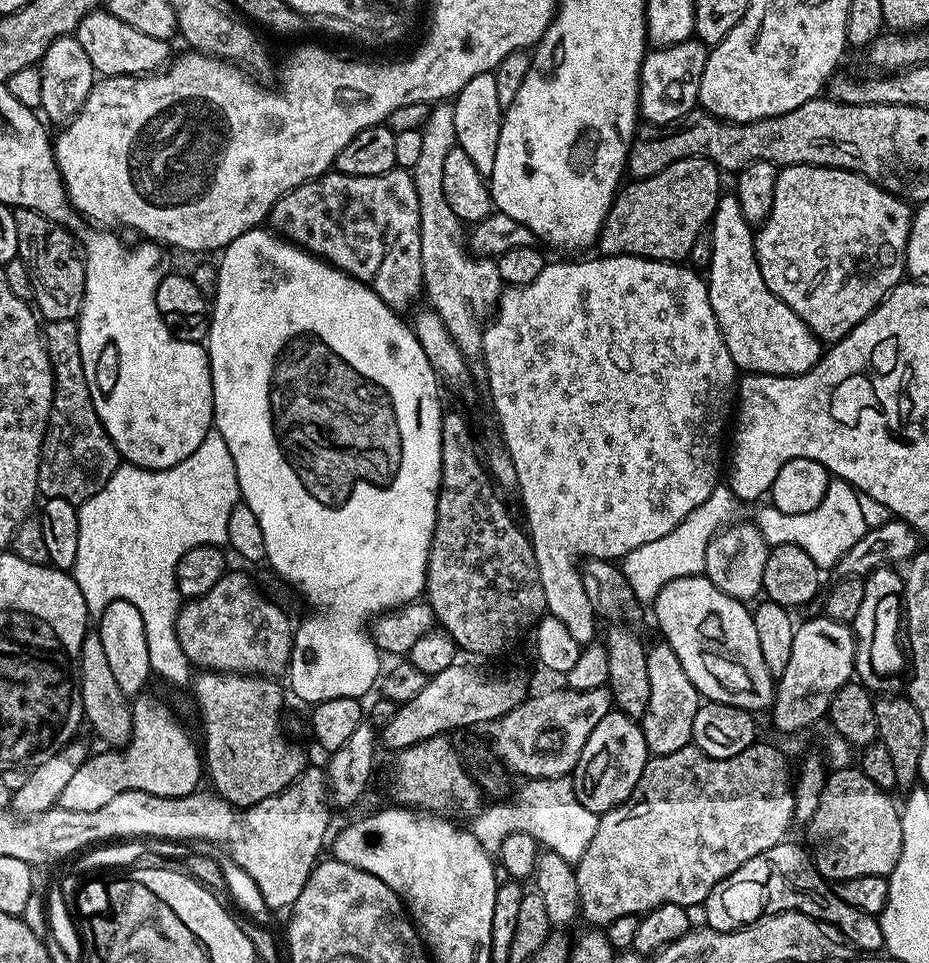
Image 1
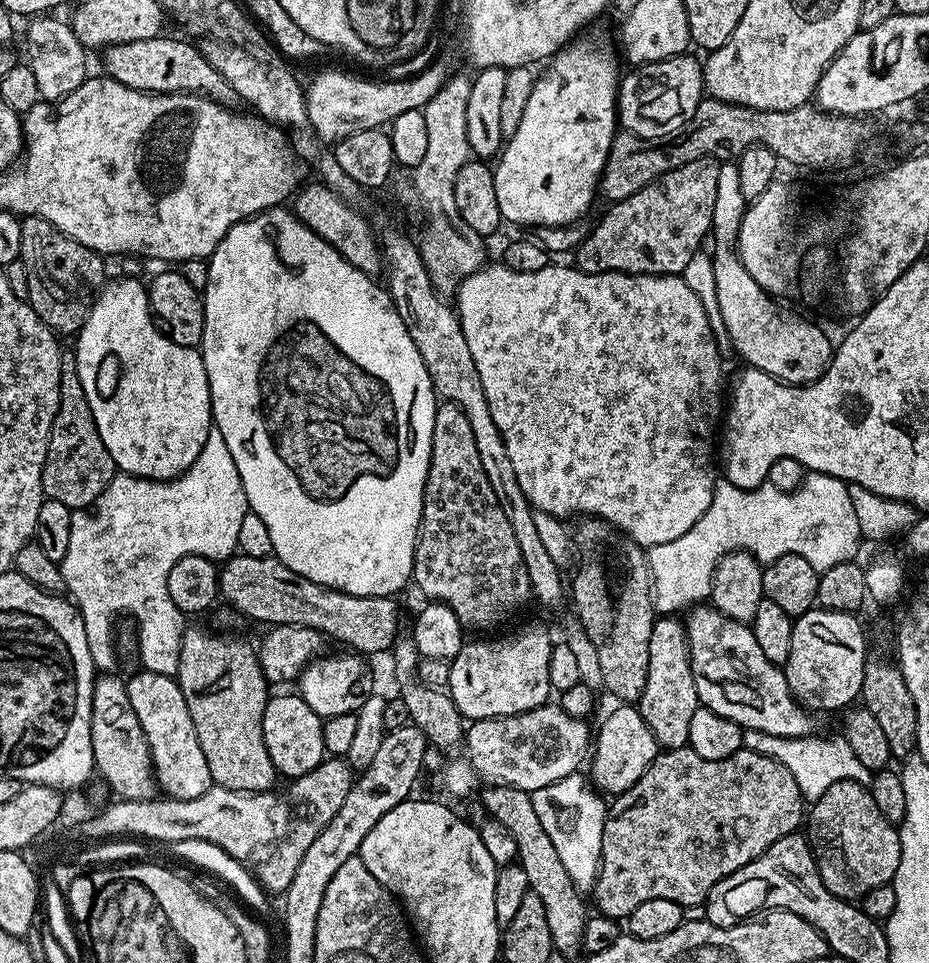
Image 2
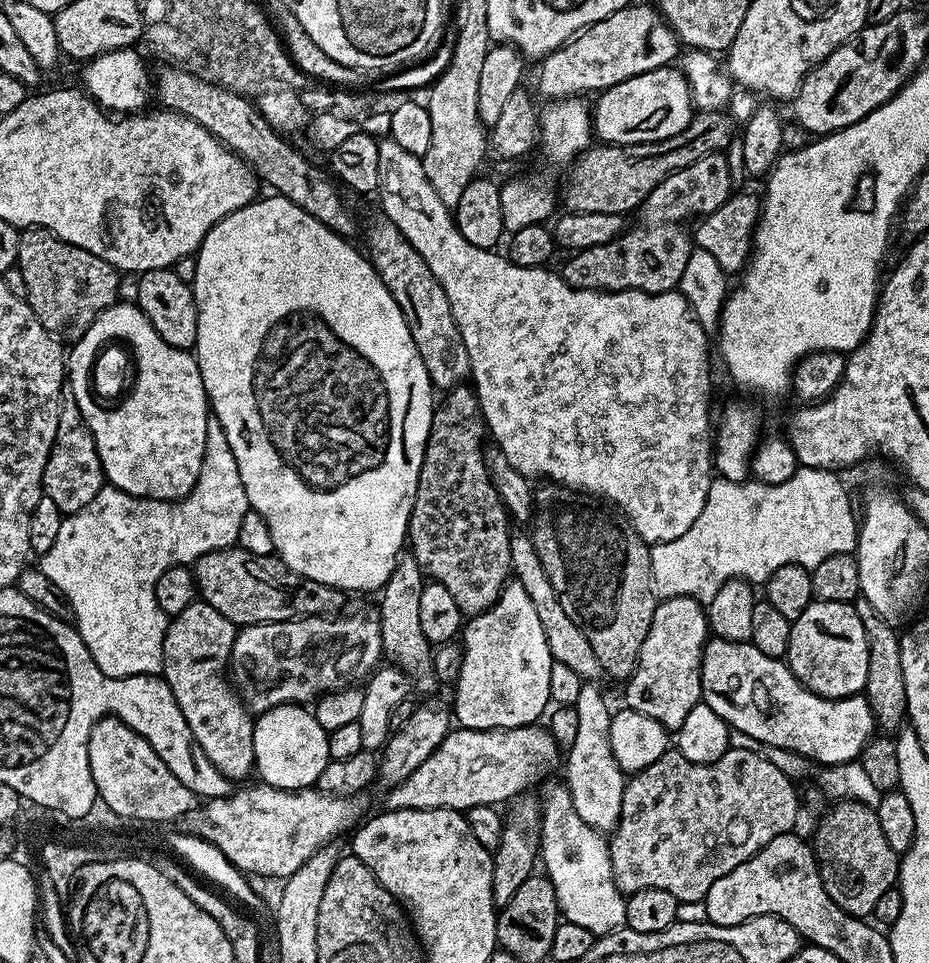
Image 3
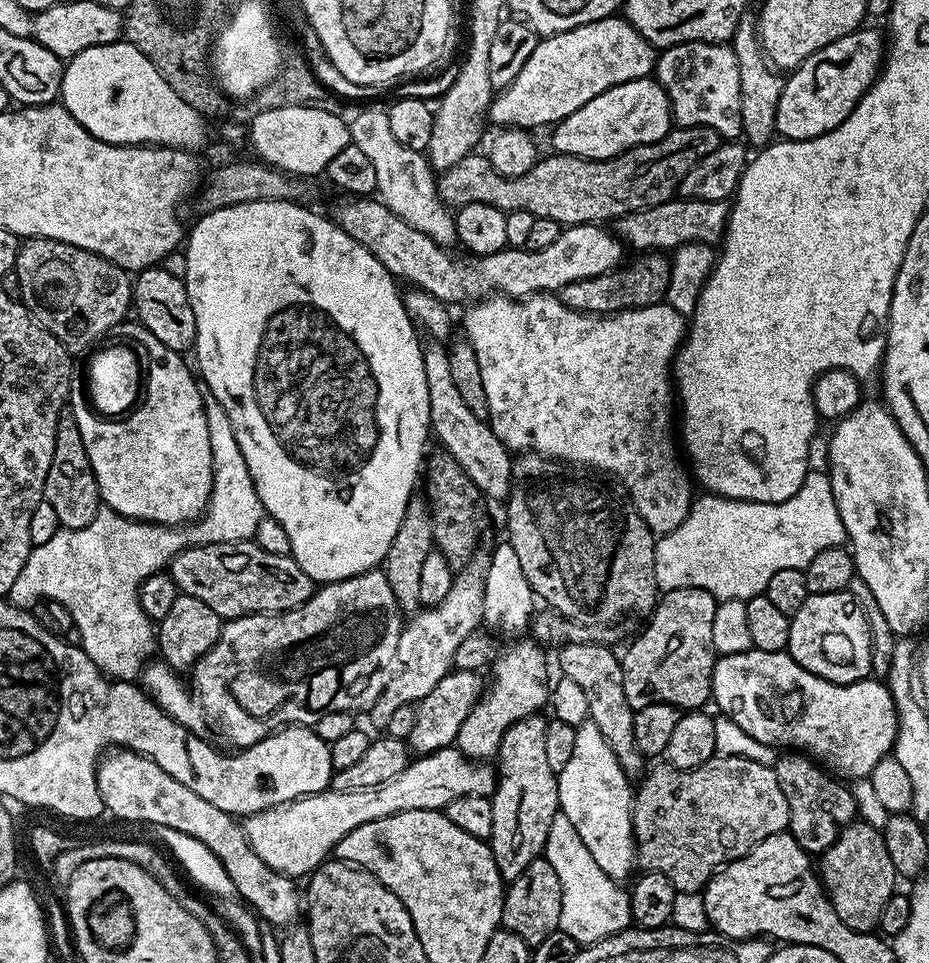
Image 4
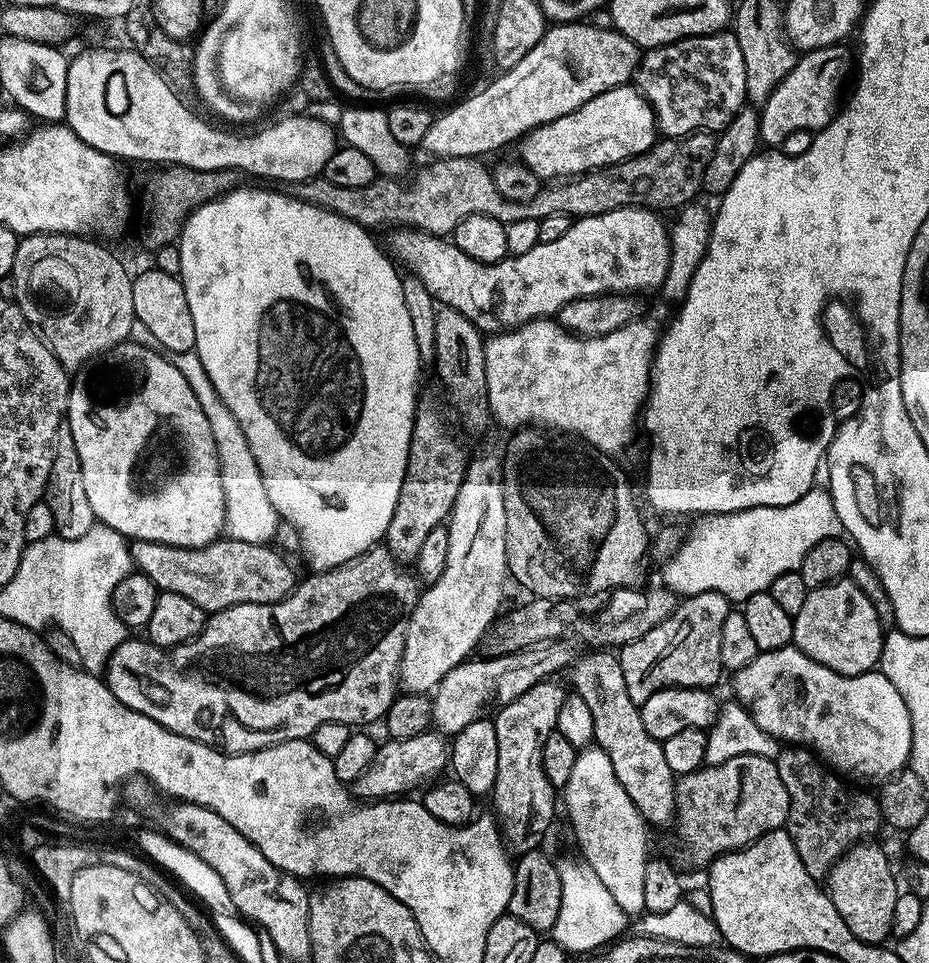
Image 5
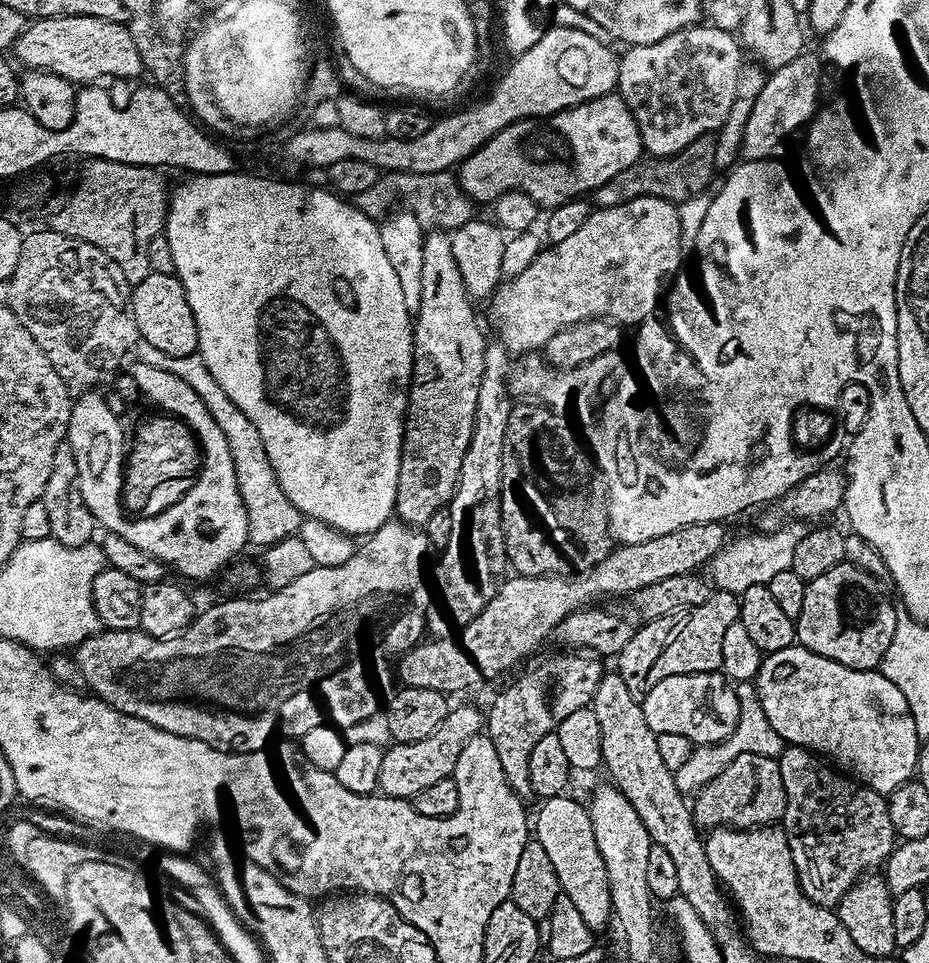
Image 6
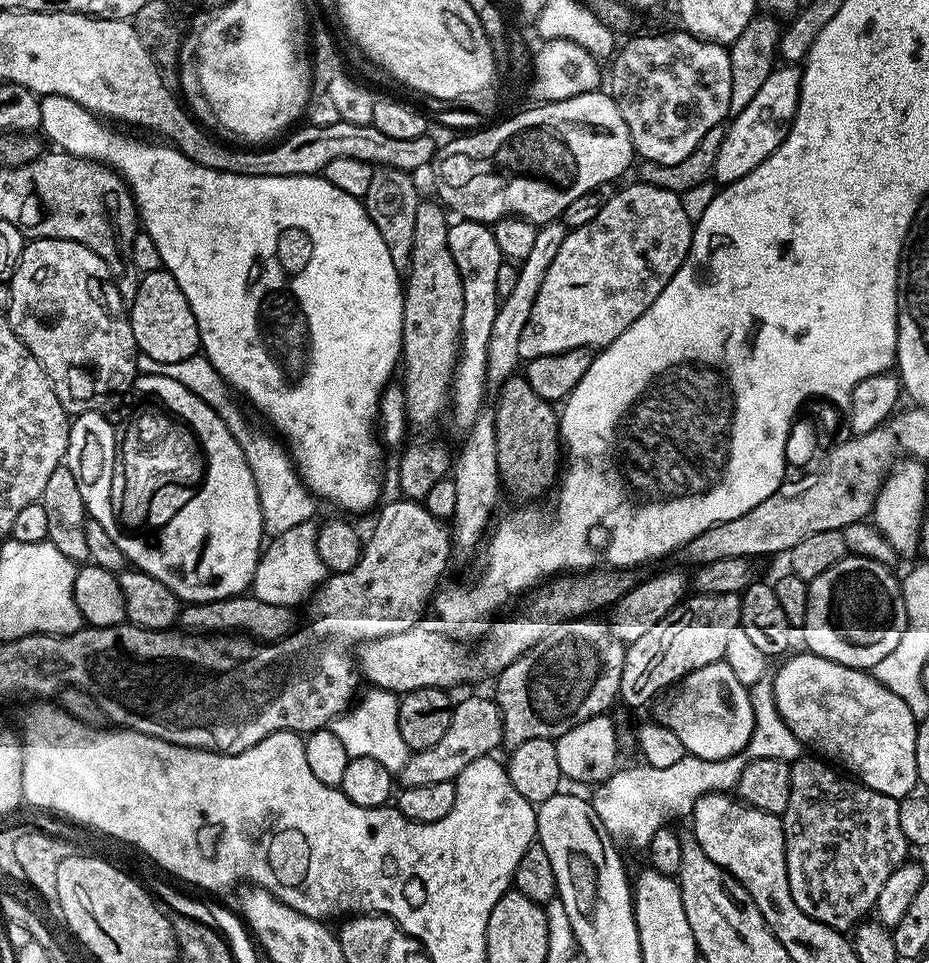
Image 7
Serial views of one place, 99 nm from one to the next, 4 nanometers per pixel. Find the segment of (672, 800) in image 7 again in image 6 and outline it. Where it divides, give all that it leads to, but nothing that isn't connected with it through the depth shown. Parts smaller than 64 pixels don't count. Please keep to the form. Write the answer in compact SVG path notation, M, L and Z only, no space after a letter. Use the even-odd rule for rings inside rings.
M748 682L741 683L738 688L740 697L740 717L738 726L732 731L731 736L720 744L702 744L693 747L690 758L674 774L678 790L685 794L695 794L700 791L702 785L718 778L722 770L740 754L762 754L763 756L779 757L782 751L782 741L770 726L770 722L764 716L764 711L757 698L753 685Z

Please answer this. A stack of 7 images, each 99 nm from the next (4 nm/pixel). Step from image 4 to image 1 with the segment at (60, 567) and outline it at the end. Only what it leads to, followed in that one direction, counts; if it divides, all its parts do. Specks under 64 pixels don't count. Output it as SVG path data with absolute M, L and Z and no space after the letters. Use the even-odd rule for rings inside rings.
M209 430L206 438L202 438L202 446L198 446L198 450L194 450L194 454L190 454L190 458L178 462L178 466L139 468L137 464L121 463L120 467L114 470L110 482L106 482L106 486L102 486L102 490L98 490L98 494L94 494L89 500L79 505L78 558L70 571L78 582L78 590L82 590L82 598L86 598L89 613L99 614L107 604L115 600L125 600L131 602L133 606L138 606L138 610L142 614L142 622L146 622L146 647L150 649L152 671L157 677L160 675L162 679L170 684L184 684L188 679L189 683L194 676L193 665L188 663L186 654L182 650L182 642L178 642L178 634L176 633L176 619L180 613L182 603L180 591L176 589L176 567L182 558L182 554L186 554L186 550L194 550L194 546L227 545L227 527L230 514L238 503L241 503L240 487L238 486L238 474L234 470L234 458L230 458L230 449L226 446L226 438L222 438L220 432Z

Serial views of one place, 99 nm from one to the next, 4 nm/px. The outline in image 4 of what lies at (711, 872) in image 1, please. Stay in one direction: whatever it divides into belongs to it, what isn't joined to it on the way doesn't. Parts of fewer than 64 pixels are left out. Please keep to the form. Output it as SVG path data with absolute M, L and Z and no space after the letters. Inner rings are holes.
M717 754L697 768L676 768L667 762L661 762L657 768L651 768L647 769L646 775L643 777L645 780L641 782L640 788L638 784L638 787L635 789L632 802L632 834L636 838L636 858L639 867L644 872L666 874L666 878L670 878L670 882L674 882L677 892L703 893L704 888L711 882L712 877L729 860L742 858L751 848L758 846L758 842L762 842L766 838L770 838L774 834L787 829L788 819L790 818L790 806L786 802L786 794L782 794L782 786L778 786L776 769L768 768L762 762L754 762L750 758L742 758L741 756L721 756Z

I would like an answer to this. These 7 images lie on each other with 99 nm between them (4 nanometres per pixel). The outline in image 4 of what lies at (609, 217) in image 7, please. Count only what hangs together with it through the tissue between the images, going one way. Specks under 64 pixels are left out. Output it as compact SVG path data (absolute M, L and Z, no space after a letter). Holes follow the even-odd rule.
M354 196L347 202L349 204L333 206L332 212L330 211L332 223L337 224L342 230L346 230L346 234L350 234L350 238L354 238L354 242L366 246L366 250L370 250L370 254L374 254L374 258L378 258L378 262L382 262L382 266L386 266L386 270L391 272L393 276L401 281L409 280L409 285L434 294L434 298L438 298L449 306L460 304L463 300L476 302L493 294L513 298L537 294L556 294L559 293L562 286L566 286L570 282L601 276L621 267L622 261L625 259L625 245L620 237L609 229L608 233L607 227L599 224L574 224L560 231L558 238L554 238L554 242L550 242L550 246L544 247L543 250L531 252L526 246L523 248L509 246L502 249L501 252L468 254L463 260L462 257L455 256L452 250L449 250L445 245L434 242L434 238L428 238L426 234L422 234L422 230L416 230L414 226L410 226L402 218L398 218L398 214L394 214L394 210L387 208L383 200L372 196Z

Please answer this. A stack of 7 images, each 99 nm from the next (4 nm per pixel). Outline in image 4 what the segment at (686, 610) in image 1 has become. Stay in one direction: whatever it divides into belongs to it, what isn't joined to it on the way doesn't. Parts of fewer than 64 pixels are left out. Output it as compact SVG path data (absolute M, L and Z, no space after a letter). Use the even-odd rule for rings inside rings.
M752 647L742 654L719 657L712 675L712 700L720 707L719 711L738 722L750 738L758 738L758 742L766 742L766 746L777 750L807 754L834 770L837 777L849 781L863 781L872 773L874 766L878 766L878 762L882 762L882 758L896 747L896 703L887 683L869 678L853 684L835 684L810 674L810 670L802 670L787 651L767 652Z

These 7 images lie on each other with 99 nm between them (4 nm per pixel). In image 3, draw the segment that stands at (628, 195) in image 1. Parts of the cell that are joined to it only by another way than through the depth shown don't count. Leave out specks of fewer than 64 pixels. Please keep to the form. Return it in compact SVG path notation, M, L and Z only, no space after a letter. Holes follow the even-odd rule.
M711 152L706 154L702 158L698 158L698 162L690 162L690 166L686 166L682 170L672 172L662 182L658 182L658 186L654 186L654 190L650 190L650 194L643 200L639 206L638 211L635 213L634 219L631 221L630 226L625 227L624 231L620 235L616 236L610 242L605 244L599 244L593 248L581 248L573 251L572 256L565 262L564 268L562 267L562 275L564 281L570 286L575 288L595 288L597 292L617 292L618 290L642 290L643 292L649 292L650 294L662 294L663 292L677 291L679 286L679 280L682 278L682 273L685 271L686 262L689 261L691 252L694 249L694 241L690 235L689 225L684 223L695 222L700 219L701 216L708 216L714 210L718 210L718 206L722 206L728 201L729 196L733 195L734 187L732 188L732 168L728 165L727 155L724 152Z

